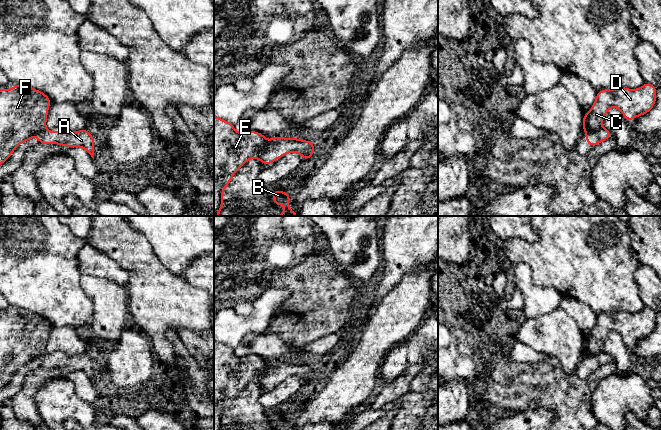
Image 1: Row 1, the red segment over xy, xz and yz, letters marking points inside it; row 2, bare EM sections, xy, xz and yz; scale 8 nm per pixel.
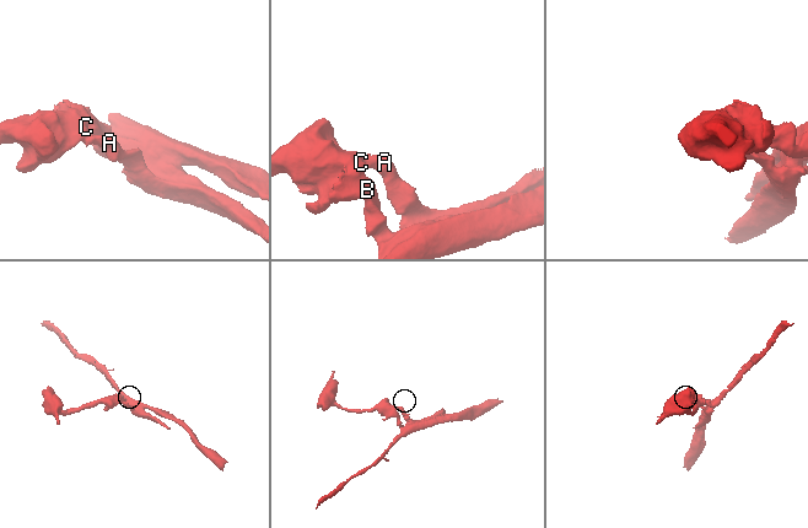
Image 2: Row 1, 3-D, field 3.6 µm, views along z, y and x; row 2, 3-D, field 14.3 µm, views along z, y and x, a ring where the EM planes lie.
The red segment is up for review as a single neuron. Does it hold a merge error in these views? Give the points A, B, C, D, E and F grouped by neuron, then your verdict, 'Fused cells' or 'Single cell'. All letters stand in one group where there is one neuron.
Groups: A / B C D E F. Fused cells

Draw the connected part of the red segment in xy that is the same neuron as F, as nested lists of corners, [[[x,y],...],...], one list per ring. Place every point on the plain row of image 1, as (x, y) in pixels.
[[[21,308],[10,314],[0,313],[0,389],[18,369],[38,360],[46,353],[50,322],[43,316]]]

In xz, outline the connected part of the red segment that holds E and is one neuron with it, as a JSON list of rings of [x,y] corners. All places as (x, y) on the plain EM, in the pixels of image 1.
[[[214,339],[214,430],[224,430],[223,414],[249,383],[260,383],[266,361],[256,355],[239,357],[234,349]]]

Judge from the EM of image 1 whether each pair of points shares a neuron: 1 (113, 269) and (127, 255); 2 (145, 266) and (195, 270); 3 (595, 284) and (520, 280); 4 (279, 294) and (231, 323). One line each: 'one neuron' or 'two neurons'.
1: two neurons
2: two neurons
3: two neurons
4: one neuron

